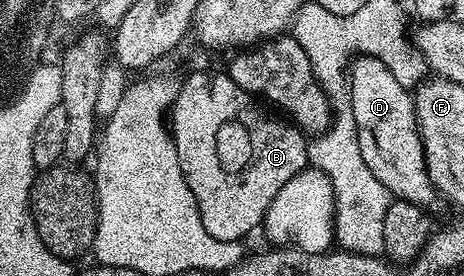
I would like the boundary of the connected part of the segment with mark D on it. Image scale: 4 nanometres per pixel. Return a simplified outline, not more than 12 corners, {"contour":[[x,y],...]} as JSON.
{"contour":[[349,65],[361,159],[392,198],[430,206],[412,90]]}

